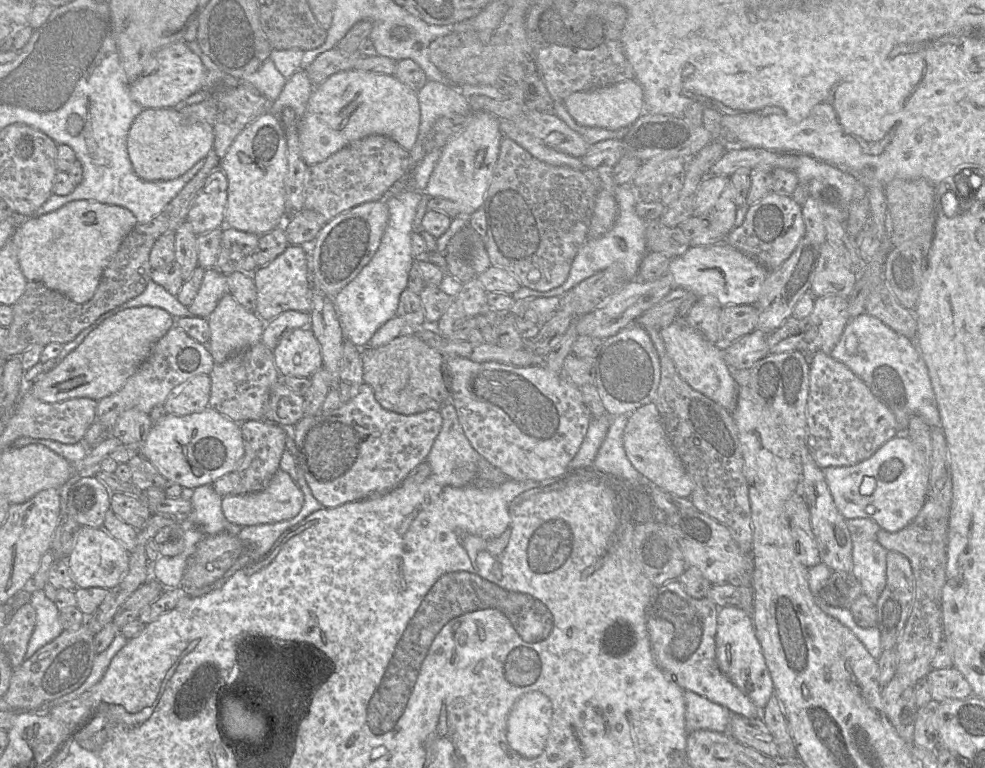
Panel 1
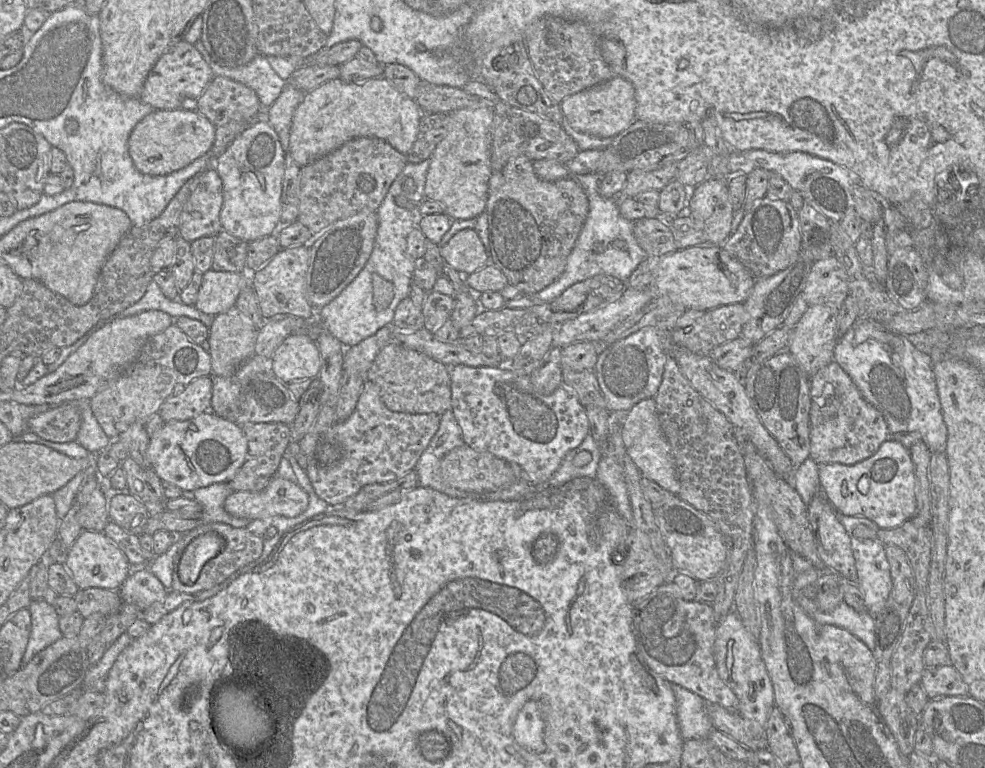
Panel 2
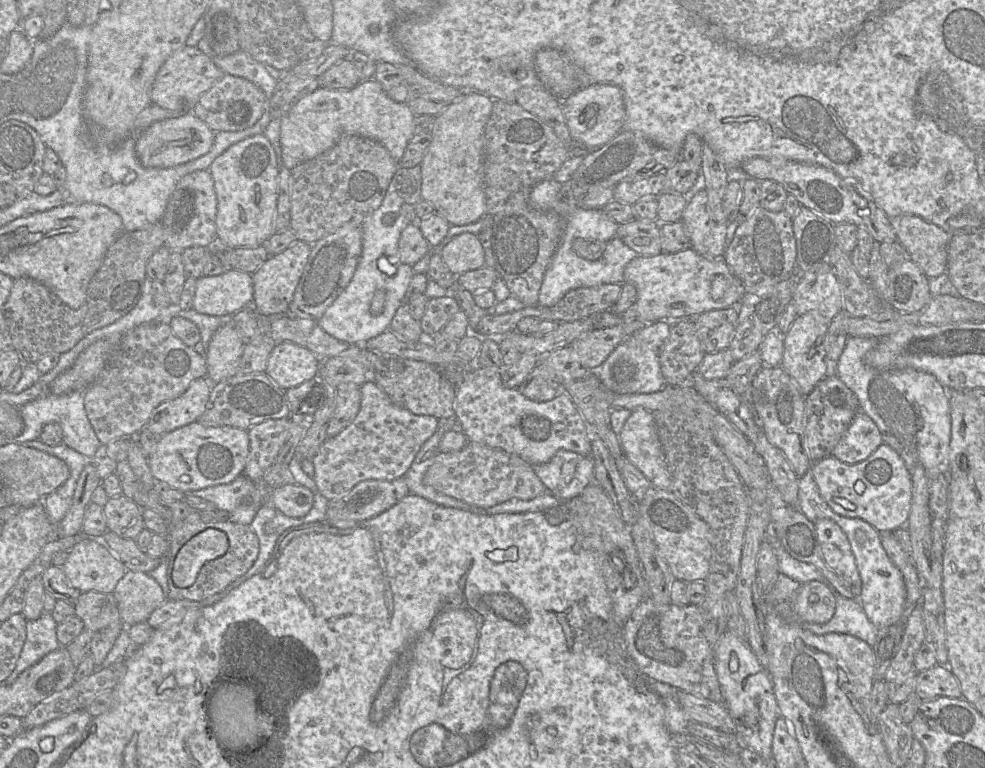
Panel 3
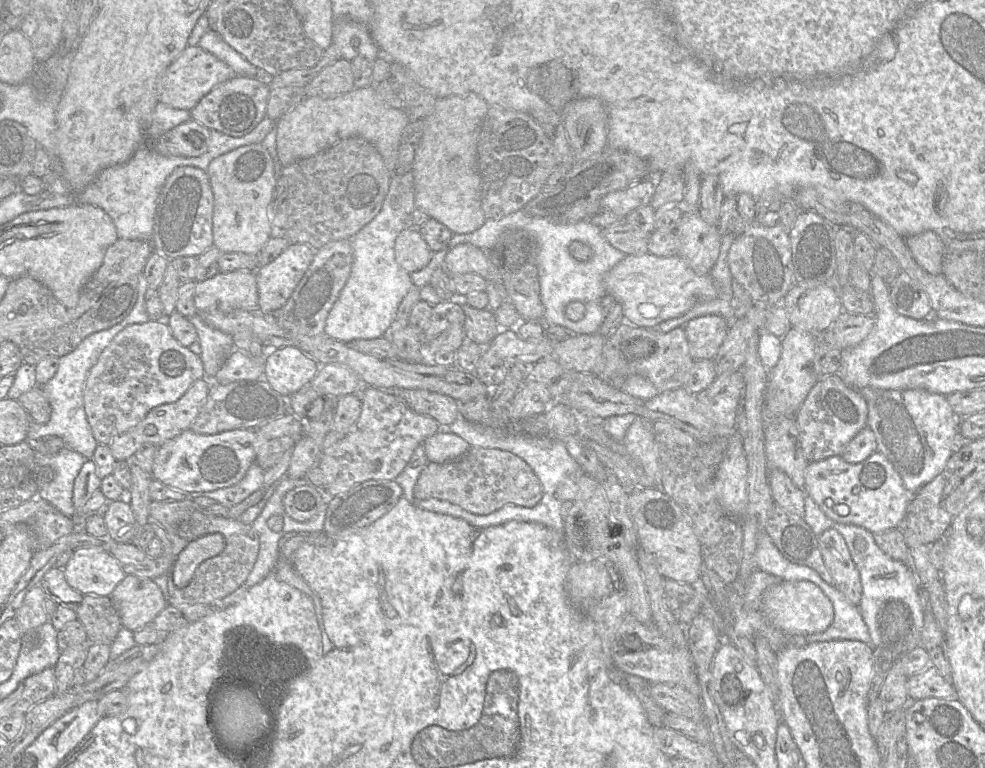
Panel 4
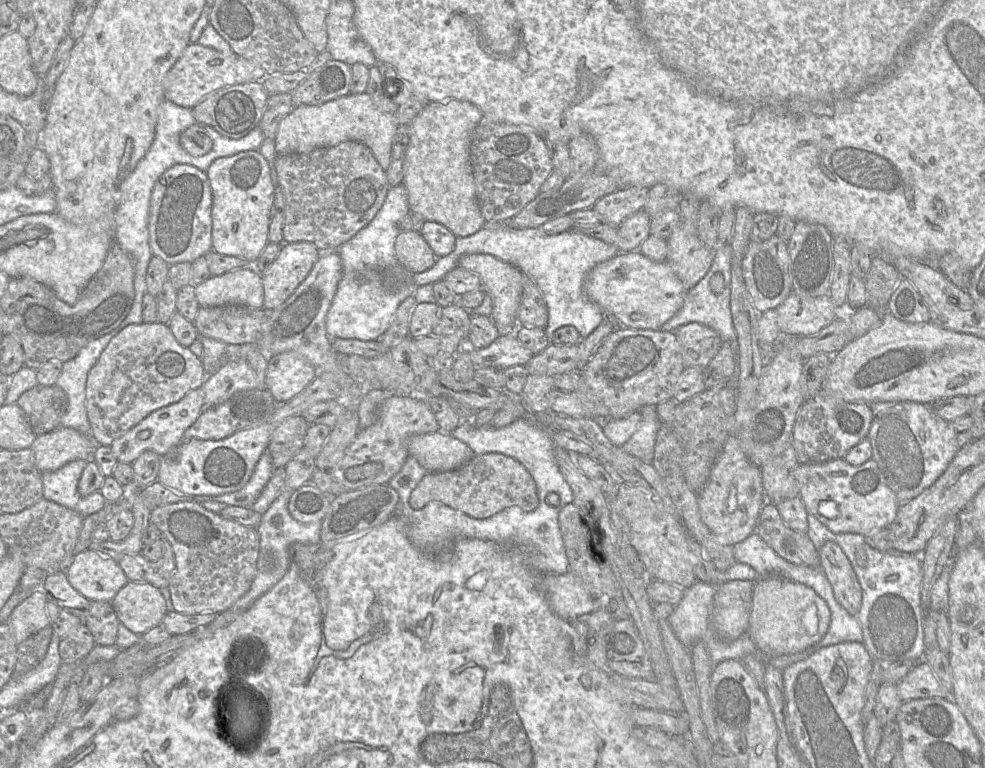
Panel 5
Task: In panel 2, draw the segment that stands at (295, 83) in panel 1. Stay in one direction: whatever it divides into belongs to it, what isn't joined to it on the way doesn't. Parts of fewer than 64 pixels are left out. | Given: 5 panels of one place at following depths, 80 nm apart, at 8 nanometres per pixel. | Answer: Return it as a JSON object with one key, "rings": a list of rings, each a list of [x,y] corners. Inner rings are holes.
{"rings":[[[286,83],[280,96],[265,110],[265,119],[278,135],[284,158],[285,153],[289,151],[292,117],[304,94],[290,83]]]}

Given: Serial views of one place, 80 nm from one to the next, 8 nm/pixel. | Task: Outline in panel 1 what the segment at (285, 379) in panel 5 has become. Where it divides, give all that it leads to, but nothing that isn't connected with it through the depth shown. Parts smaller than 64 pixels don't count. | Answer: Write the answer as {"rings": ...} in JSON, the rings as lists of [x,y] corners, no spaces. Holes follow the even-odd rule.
{"rings":[[[299,328],[285,335],[273,350],[281,377],[310,378],[322,367],[320,344],[310,328]]]}

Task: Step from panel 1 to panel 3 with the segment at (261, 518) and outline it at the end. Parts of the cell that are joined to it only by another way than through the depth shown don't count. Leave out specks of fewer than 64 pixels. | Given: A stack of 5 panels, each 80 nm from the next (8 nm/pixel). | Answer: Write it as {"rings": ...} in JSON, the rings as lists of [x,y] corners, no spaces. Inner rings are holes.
{"rings":[[[300,484],[284,485],[269,490],[268,501],[284,515],[301,518],[313,507],[314,495]]]}

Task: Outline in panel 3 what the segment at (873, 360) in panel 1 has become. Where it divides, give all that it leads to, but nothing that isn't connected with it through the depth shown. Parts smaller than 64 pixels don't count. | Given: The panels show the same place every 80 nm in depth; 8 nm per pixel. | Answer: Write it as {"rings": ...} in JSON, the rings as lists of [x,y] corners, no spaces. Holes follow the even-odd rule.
{"rings":[[[848,337],[837,362],[837,375],[857,396],[859,409],[874,421],[881,433],[882,441],[898,453],[910,473],[918,464],[926,469],[929,477],[941,471],[945,472],[951,438],[949,392],[927,372],[911,368],[881,370],[865,364],[864,356],[875,346],[878,338]]]}

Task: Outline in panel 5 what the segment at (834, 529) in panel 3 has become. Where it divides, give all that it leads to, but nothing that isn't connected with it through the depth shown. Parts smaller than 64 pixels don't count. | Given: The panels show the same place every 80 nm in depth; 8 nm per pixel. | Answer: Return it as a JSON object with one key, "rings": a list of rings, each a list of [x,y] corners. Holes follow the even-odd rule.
{"rings":[[[827,541],[819,549],[820,567],[830,582],[836,601],[851,615],[856,616],[861,607],[862,589],[850,561],[840,546],[834,541]]]}

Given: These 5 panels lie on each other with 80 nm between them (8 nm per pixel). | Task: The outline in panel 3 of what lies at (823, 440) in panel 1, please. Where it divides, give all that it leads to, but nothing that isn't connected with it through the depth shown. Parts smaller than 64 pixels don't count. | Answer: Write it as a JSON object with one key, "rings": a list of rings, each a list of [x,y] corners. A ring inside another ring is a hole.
{"rings":[[[859,409],[831,455],[844,463],[855,464],[867,459],[882,443],[874,421]]]}

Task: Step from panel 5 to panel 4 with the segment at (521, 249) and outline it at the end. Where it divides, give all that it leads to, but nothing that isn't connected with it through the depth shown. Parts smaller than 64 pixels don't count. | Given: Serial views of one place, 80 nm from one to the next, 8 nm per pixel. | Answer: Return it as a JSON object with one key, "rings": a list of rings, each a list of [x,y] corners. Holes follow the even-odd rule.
{"rings":[[[524,210],[504,216],[500,219],[487,219],[477,230],[466,234],[453,234],[448,246],[438,252],[433,252],[429,264],[423,269],[410,274],[414,286],[421,288],[430,283],[433,272],[444,267],[447,252],[461,243],[470,243],[485,252],[491,251],[499,239],[501,233],[508,228],[520,228],[531,234],[538,246],[537,266],[540,282],[540,298],[544,308],[542,319],[543,326],[561,326],[568,329],[573,335],[591,335],[597,333],[605,320],[606,314],[601,306],[601,301],[607,294],[604,279],[607,273],[626,254],[613,247],[604,237],[602,229],[591,224],[588,220],[576,223],[562,223],[558,217],[533,217]],[[573,241],[581,241],[588,244],[594,251],[594,256],[589,261],[575,259],[569,251],[569,245]],[[572,301],[580,301],[585,306],[584,317],[573,322],[565,316],[565,307]]]}

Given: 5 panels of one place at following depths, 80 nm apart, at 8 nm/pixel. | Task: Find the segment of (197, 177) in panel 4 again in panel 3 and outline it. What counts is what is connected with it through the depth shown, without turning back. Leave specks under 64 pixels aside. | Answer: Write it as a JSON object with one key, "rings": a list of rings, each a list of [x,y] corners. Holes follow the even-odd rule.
{"rings":[[[209,170],[195,171],[182,177],[169,198],[160,219],[164,229],[164,246],[172,251],[189,247],[207,247],[216,237],[217,198]]]}

